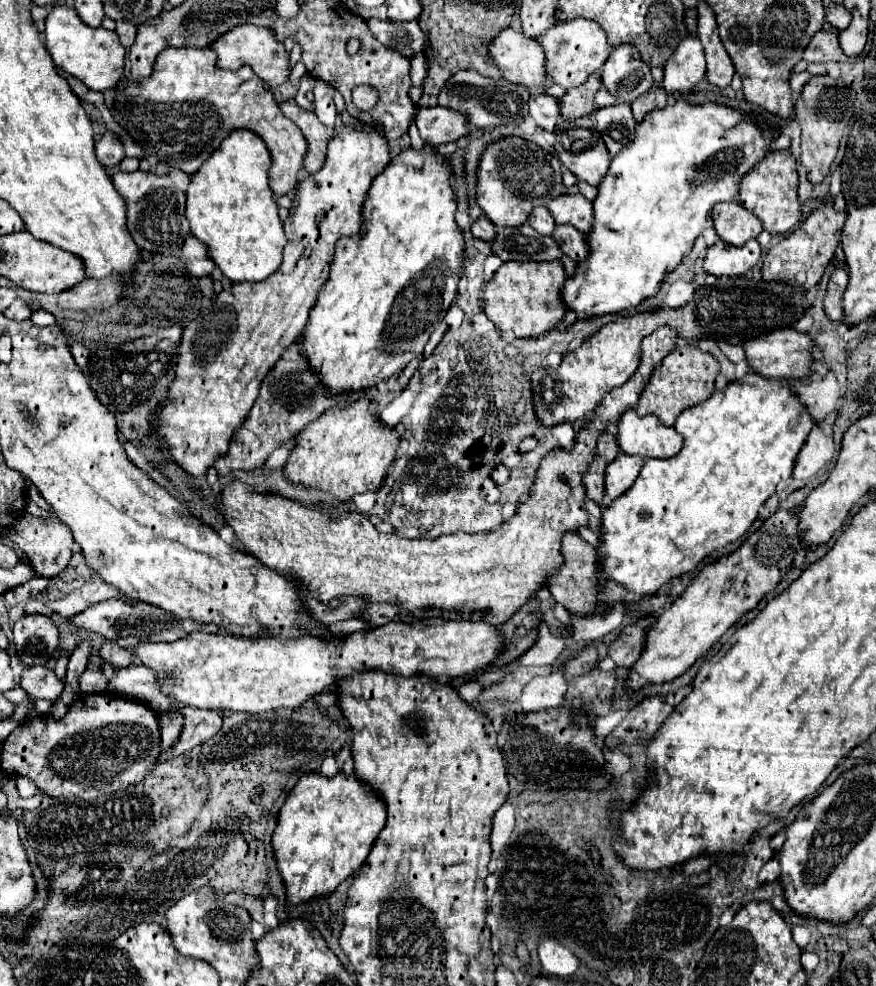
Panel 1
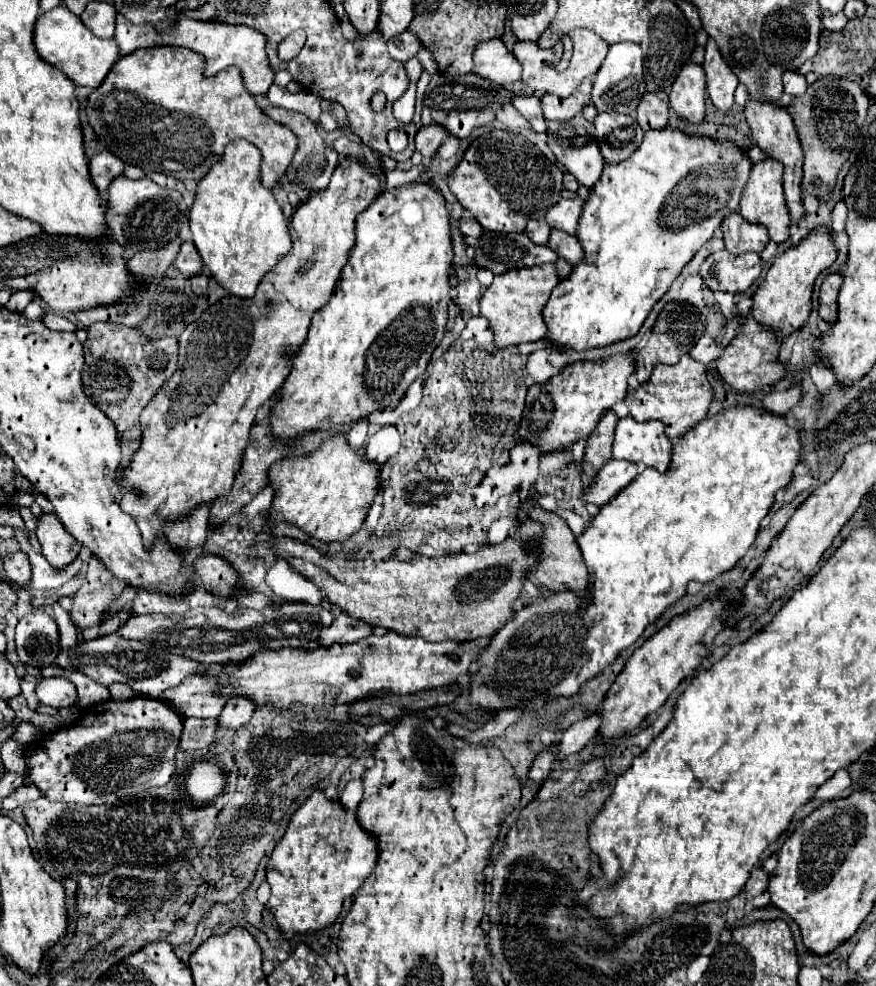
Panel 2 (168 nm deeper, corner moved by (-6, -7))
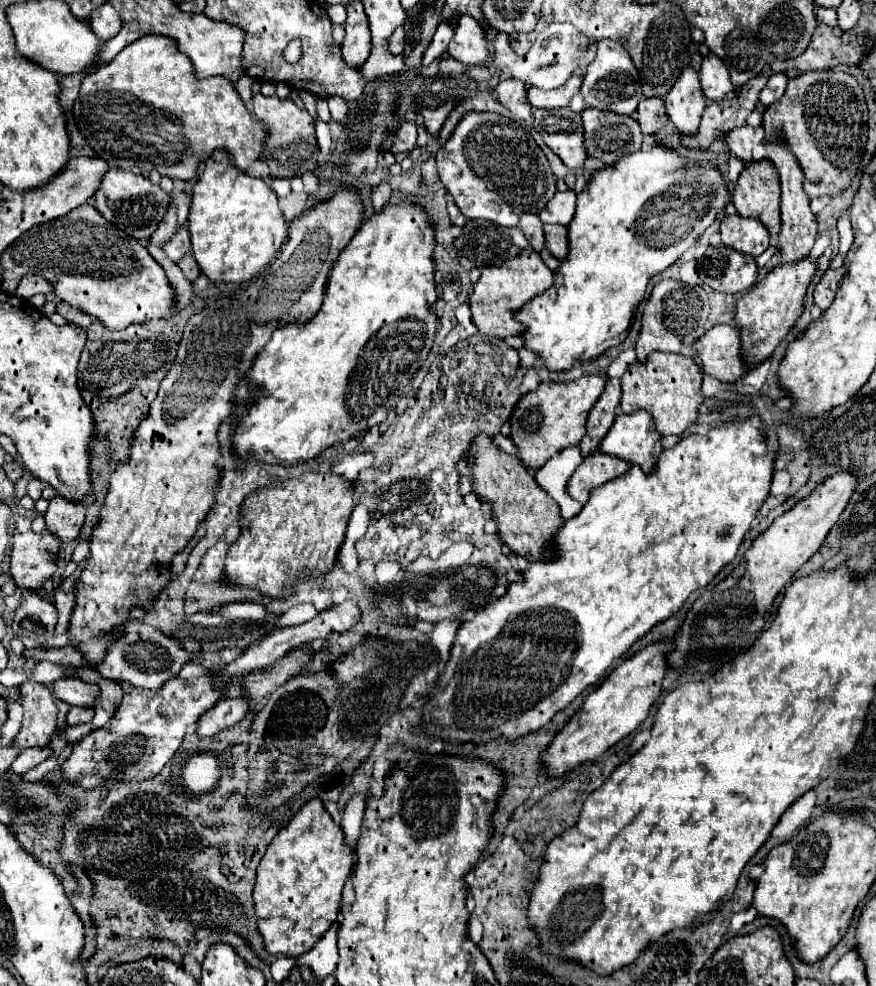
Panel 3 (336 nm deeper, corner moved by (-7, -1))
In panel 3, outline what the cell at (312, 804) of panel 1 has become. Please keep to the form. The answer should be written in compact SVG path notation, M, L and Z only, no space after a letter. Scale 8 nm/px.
M314 797L310 799L294 817L290 823L278 831L278 835L268 845L260 865L258 865L258 877L254 885L254 905L258 915L258 929L264 935L264 945L270 953L282 953L288 957L298 957L312 949L316 941L328 931L332 921L336 919L340 911L340 899L346 879L352 875L356 861L356 851L346 845L344 831L340 825L336 825L330 817L330 813L324 809L324 803Z

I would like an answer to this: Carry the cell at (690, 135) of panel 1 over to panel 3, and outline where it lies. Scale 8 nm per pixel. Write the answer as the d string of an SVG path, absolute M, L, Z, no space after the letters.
M654 143L648 151L636 151L636 153L630 153L626 155L624 159L618 159L614 165L608 165L600 171L596 171L592 175L592 179L588 181L588 185L584 187L584 191L578 195L578 203L576 203L576 213L574 213L574 219L572 223L568 225L568 241L570 241L570 253L566 257L564 263L560 263L558 267L558 273L554 275L554 285L540 297L528 301L524 305L524 309L520 309L516 313L516 319L526 327L524 331L524 339L526 339L526 347L532 349L534 353L538 353L544 361L544 367L548 367L550 371L566 371L570 369L576 361L582 361L582 359L596 359L600 357L606 349L610 347L616 347L620 345L630 327L632 327L632 321L634 321L634 315L636 315L636 309L638 305L644 301L644 293L646 293L646 285L648 281L662 273L664 269L668 269L670 265L674 265L680 255L690 249L692 245L696 245L698 237L718 219L718 213L730 203L730 189L728 189L728 181L724 177L724 173L718 169L718 165L714 161L688 161L684 157L680 157L674 149L662 145L662 143Z

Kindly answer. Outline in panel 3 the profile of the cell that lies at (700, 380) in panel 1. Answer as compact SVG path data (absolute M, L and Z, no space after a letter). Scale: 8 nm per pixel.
M652 353L644 363L636 361L628 365L626 373L620 379L622 383L622 411L648 411L654 415L656 429L662 437L666 435L684 435L688 427L698 419L698 407L702 405L704 397L700 391L702 383L702 369L696 359L688 359L676 353Z

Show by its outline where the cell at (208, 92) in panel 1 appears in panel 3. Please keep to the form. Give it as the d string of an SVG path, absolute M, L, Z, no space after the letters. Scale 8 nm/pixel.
M160 35L140 37L128 45L128 49L122 49L108 65L88 73L74 103L74 117L82 135L90 141L98 157L108 161L110 167L138 167L142 173L158 169L160 175L184 181L192 179L198 165L216 149L226 149L232 155L234 165L246 171L252 163L262 159L264 141L268 139L268 133L262 129L262 121L246 109L234 83L226 77L194 77L192 61L180 53L176 41Z

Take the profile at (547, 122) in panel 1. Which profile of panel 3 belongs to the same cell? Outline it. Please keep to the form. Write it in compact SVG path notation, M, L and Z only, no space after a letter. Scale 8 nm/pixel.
M502 79L496 85L496 93L500 97L500 103L508 111L512 111L520 121L526 121L526 123L532 121L532 107L528 105L528 91L522 81Z

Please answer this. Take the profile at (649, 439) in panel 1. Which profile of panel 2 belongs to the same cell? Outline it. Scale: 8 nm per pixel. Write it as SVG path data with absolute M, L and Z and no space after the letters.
M631 417L619 419L615 429L613 459L631 461L665 473L671 463L671 449L673 445L663 431L663 423L637 423Z

